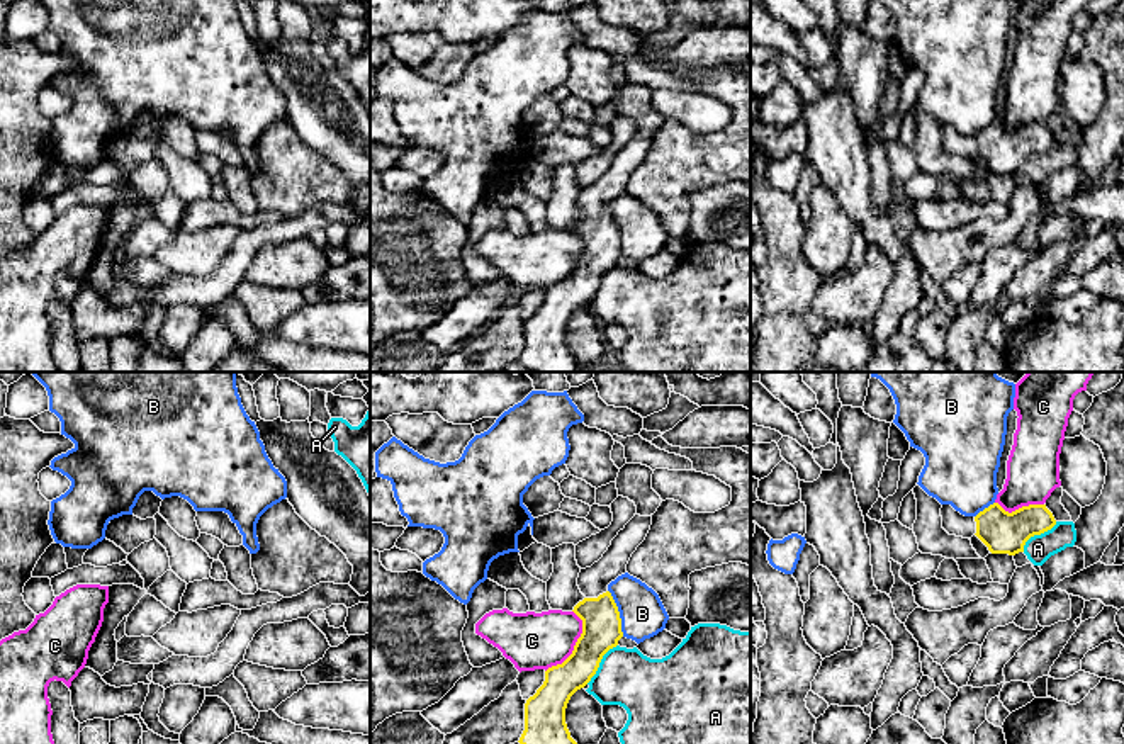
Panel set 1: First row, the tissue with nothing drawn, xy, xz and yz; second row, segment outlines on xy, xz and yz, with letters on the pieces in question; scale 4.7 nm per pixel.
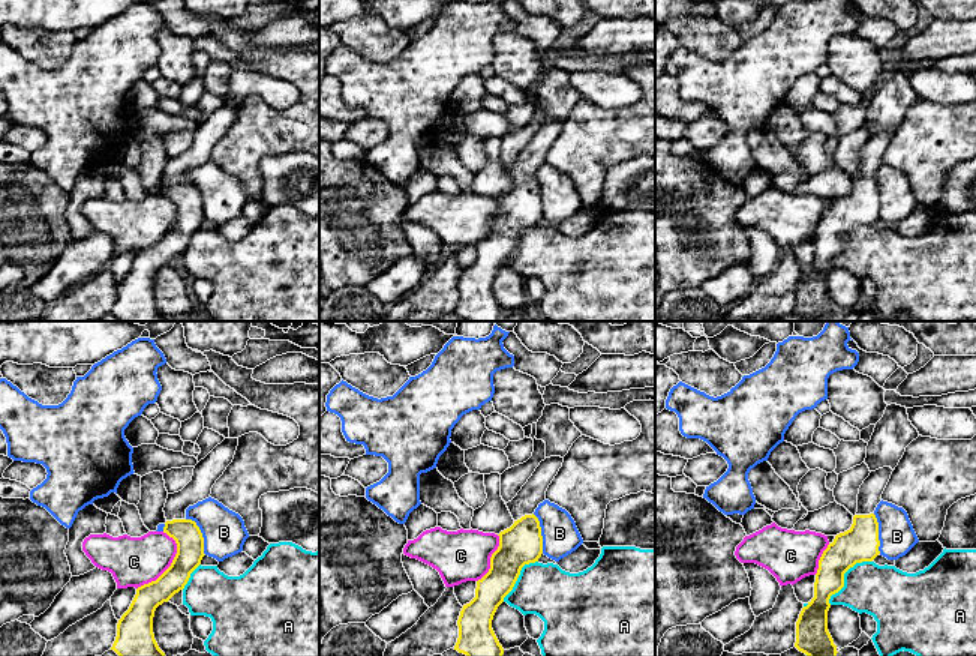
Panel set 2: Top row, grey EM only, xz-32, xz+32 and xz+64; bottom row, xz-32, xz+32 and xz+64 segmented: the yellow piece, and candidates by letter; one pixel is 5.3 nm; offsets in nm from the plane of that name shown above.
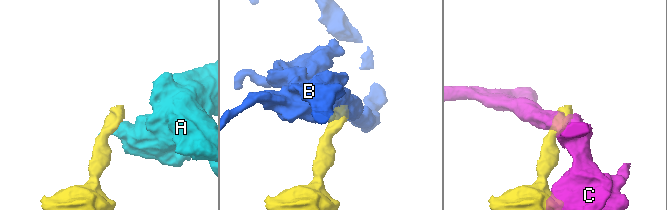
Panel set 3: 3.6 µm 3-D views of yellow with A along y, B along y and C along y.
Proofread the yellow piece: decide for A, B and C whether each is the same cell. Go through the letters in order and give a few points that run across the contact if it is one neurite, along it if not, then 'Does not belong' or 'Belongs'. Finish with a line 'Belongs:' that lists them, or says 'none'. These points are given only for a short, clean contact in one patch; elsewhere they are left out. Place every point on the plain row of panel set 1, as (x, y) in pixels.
A: Does not belong
B: Line: xz (608, 209), (617, 226), (623, 255). Does not belong
C: Does not belong
Belongs: none

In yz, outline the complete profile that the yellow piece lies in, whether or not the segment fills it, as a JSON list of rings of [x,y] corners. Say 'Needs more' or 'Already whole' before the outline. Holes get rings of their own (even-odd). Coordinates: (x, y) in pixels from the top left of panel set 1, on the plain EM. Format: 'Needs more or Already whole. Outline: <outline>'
Needs more. Outline: [[[998,122],[990,124],[976,136],[964,136],[951,124],[941,127],[942,148],[949,155],[971,158],[976,155],[992,173],[1015,175],[1024,172],[1026,161],[1056,144],[1046,124],[1022,126],[1012,132]]]

